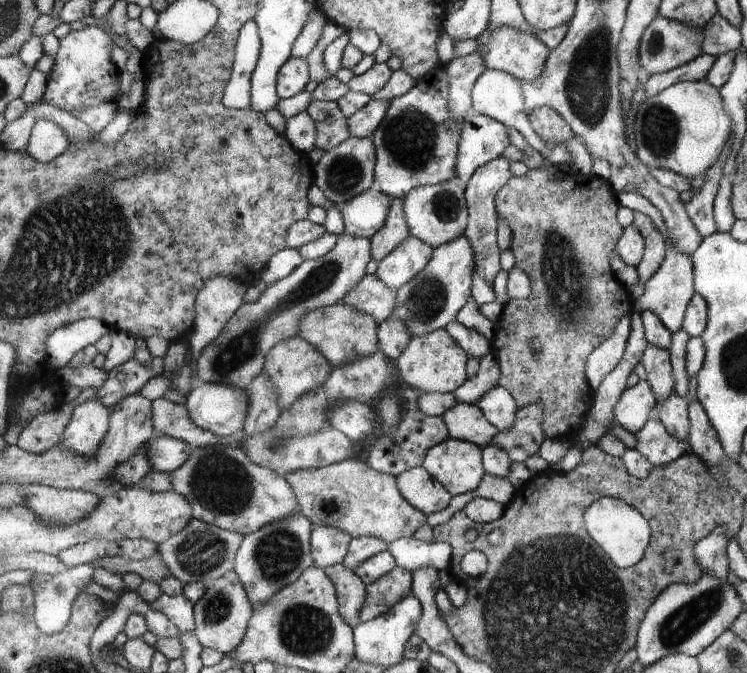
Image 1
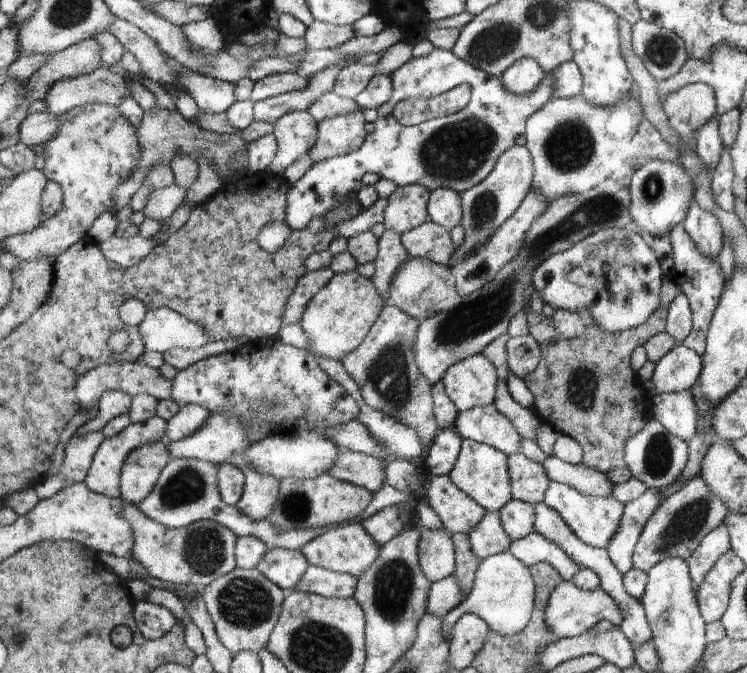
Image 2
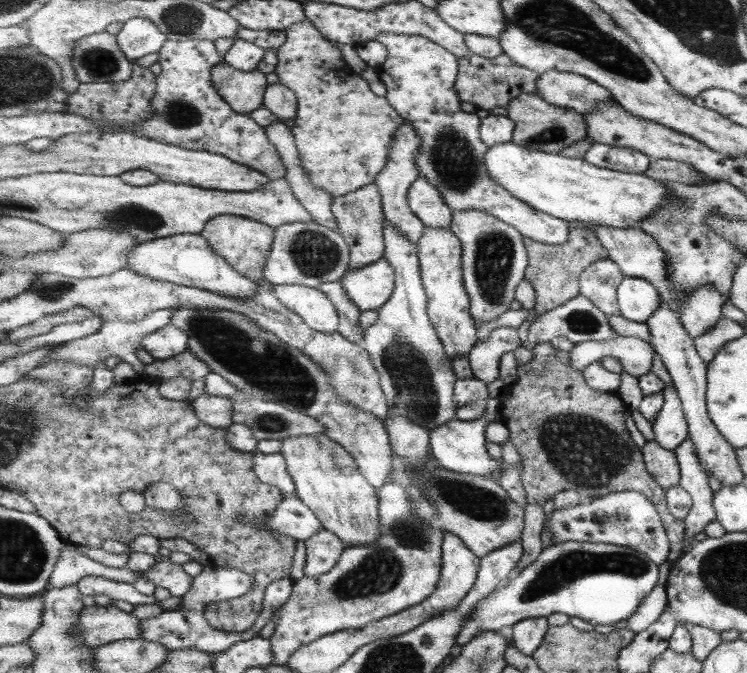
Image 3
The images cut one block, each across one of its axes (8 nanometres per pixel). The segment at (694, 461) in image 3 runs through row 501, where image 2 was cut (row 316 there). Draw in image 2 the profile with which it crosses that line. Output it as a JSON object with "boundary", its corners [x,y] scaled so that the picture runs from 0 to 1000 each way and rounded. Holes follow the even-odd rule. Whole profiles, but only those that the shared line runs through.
{"boundary":[[[909,331],[909,336],[904,336],[893,352],[898,358],[898,366],[901,366],[904,386],[901,415],[908,421],[909,431],[920,443],[925,468],[925,493],[920,496],[920,502],[912,508],[912,513],[930,523],[933,529],[941,529],[944,526],[944,501],[949,477],[960,455],[968,428],[967,423],[969,422],[968,406],[960,386],[946,383],[944,377],[938,377],[933,371],[933,366],[922,357],[922,351],[914,342],[912,331]]]}

